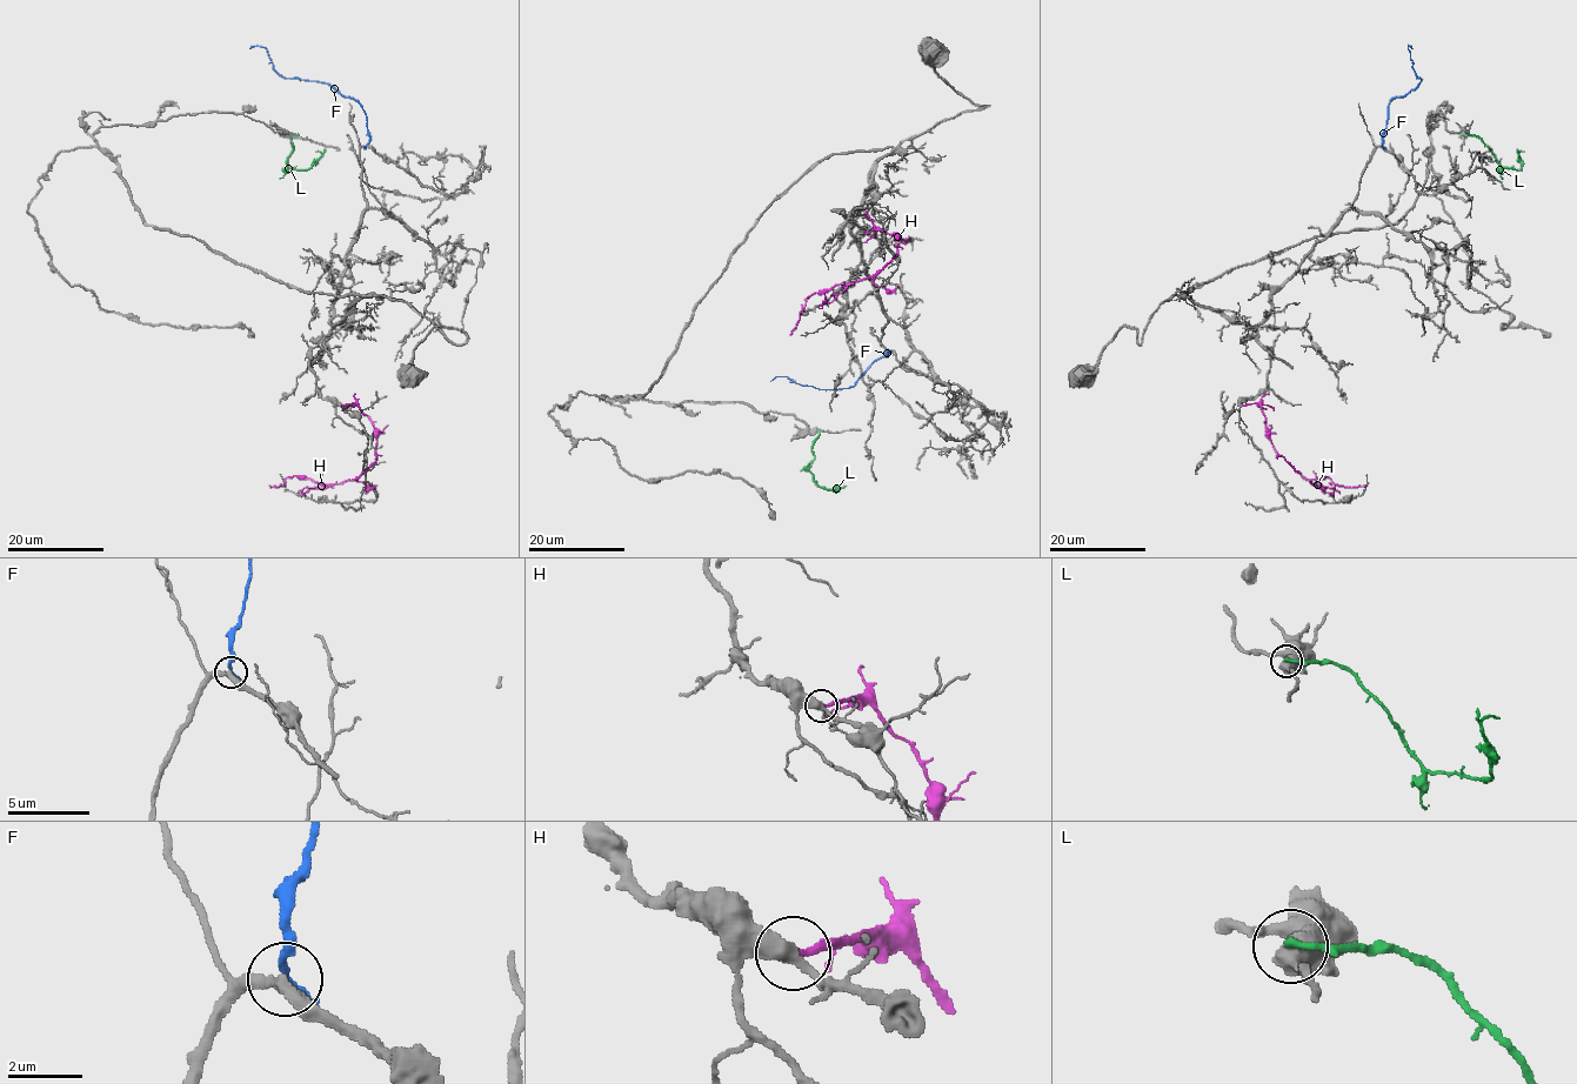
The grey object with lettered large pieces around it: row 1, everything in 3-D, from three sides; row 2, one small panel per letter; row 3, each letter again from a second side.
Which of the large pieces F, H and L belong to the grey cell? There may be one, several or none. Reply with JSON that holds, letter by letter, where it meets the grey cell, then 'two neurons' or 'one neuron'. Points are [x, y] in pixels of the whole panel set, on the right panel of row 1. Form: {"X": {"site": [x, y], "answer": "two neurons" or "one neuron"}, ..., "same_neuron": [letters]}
{"F": {"site": [1382, 146], "answer": "two neurons"}, "H": {"site": [1242, 406], "answer": "one neuron"}, "L": {"site": [1461, 135], "answer": "two neurons"}, "same_neuron": ["H"]}

